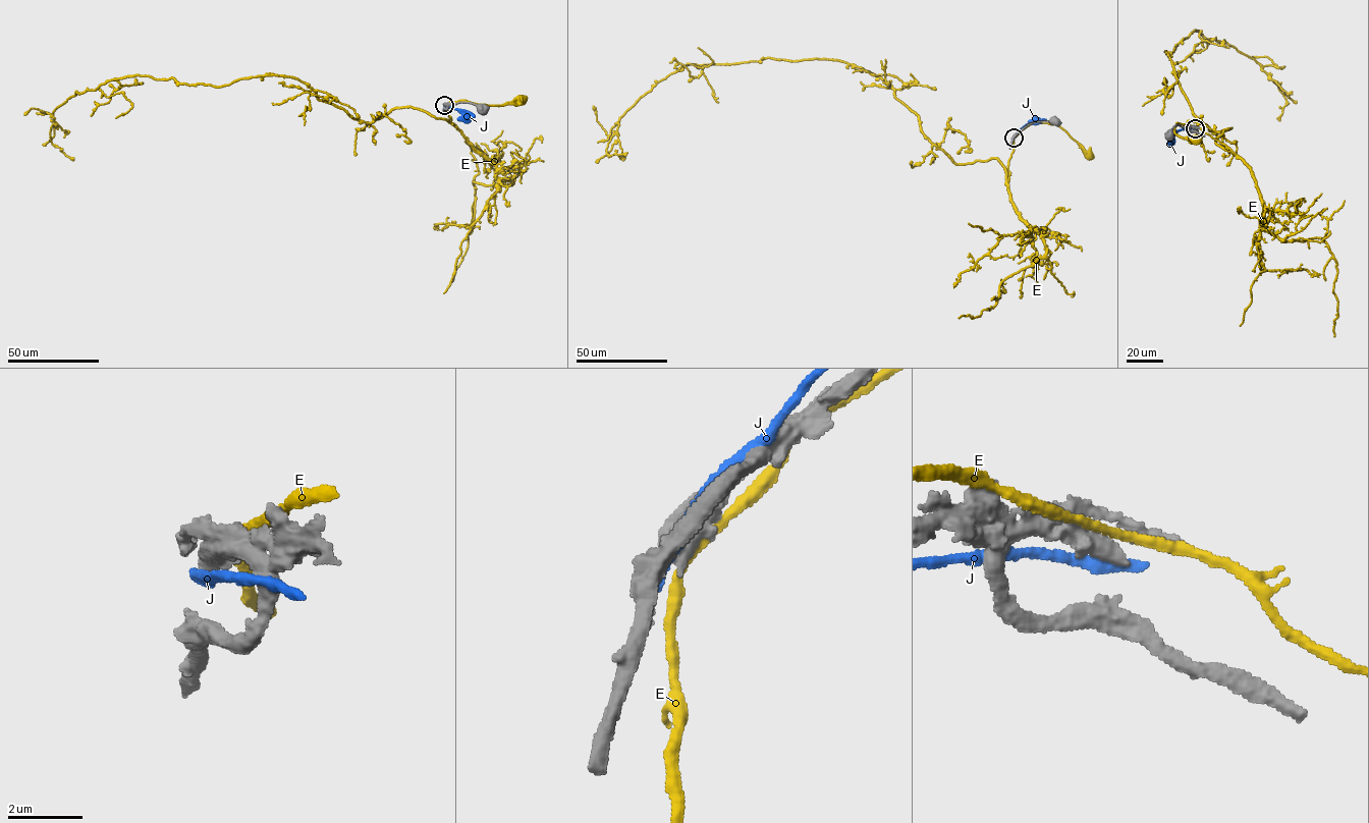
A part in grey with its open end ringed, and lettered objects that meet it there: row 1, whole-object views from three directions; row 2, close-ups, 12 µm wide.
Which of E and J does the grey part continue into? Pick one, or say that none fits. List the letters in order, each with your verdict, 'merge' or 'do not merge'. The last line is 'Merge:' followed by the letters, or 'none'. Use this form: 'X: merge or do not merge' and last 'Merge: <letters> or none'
E: do not merge
J: do not merge
Merge: none

